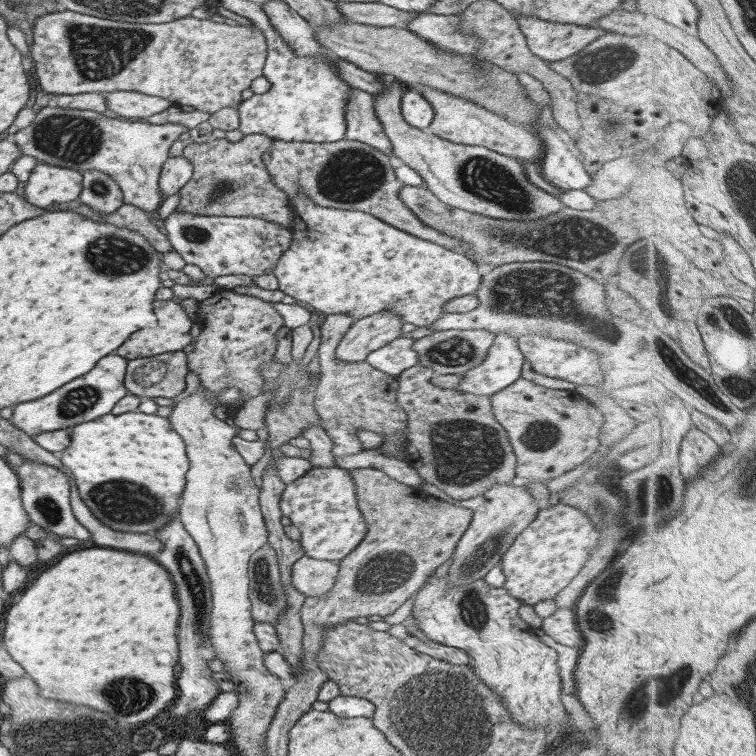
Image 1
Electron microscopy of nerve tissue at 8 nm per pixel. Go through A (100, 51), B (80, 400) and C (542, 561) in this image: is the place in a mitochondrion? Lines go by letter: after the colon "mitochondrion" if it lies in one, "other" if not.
A: mitochondrion
B: mitochondrion
C: other

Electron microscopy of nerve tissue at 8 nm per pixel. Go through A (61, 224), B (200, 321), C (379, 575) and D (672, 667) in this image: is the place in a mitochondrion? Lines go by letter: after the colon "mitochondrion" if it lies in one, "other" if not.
A: other
B: other
C: mitochondrion
D: mitochondrion

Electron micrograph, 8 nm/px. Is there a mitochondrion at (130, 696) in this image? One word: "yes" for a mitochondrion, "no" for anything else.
yes

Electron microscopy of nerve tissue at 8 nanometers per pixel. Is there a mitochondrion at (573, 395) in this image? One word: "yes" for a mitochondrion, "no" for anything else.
no

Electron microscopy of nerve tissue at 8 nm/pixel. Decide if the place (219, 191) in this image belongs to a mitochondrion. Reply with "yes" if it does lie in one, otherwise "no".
yes

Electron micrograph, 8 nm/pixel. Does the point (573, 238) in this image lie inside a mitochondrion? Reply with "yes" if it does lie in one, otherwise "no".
yes

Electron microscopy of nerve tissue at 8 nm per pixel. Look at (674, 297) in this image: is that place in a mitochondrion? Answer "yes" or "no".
no

